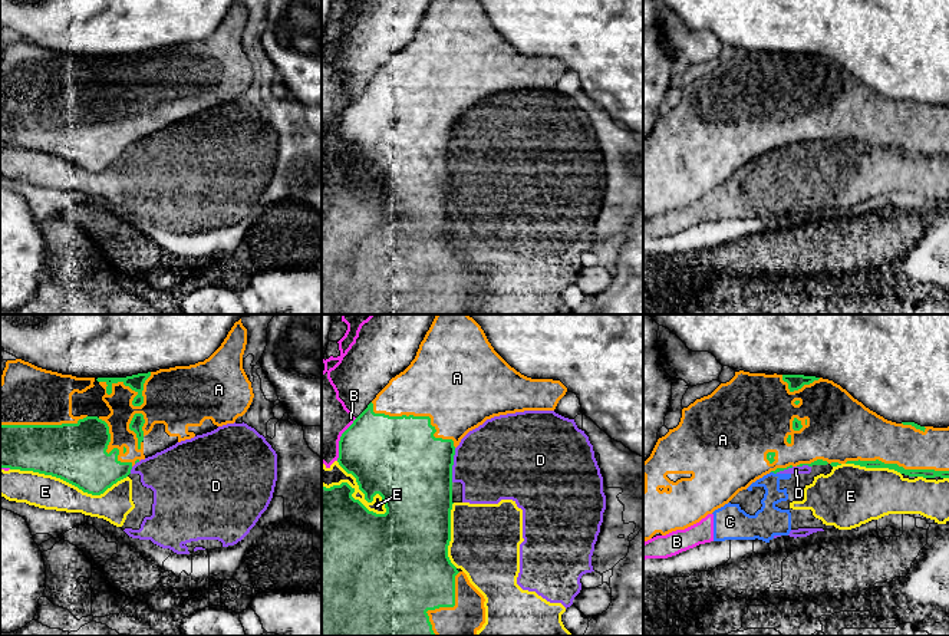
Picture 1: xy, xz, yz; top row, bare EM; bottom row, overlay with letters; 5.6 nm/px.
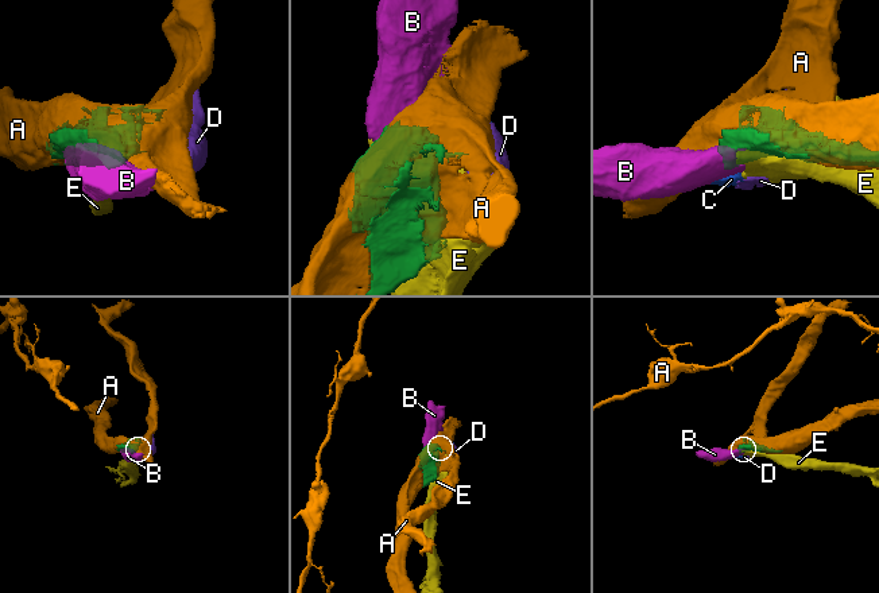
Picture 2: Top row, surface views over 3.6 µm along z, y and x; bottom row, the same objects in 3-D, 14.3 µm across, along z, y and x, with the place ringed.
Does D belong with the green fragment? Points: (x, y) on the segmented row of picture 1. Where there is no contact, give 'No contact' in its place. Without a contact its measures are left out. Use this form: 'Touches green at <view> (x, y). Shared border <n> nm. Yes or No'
Touches green at xz (452, 464). Shared border 190 nm. No

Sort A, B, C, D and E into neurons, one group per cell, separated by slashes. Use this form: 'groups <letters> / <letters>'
groups A / B C D E

